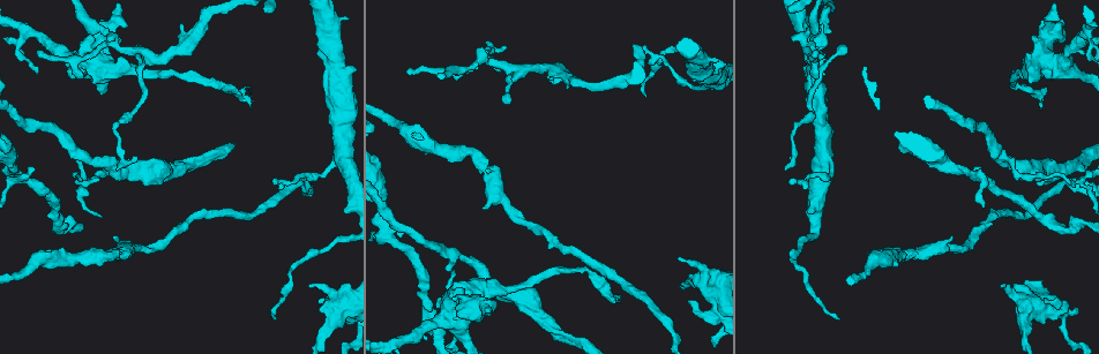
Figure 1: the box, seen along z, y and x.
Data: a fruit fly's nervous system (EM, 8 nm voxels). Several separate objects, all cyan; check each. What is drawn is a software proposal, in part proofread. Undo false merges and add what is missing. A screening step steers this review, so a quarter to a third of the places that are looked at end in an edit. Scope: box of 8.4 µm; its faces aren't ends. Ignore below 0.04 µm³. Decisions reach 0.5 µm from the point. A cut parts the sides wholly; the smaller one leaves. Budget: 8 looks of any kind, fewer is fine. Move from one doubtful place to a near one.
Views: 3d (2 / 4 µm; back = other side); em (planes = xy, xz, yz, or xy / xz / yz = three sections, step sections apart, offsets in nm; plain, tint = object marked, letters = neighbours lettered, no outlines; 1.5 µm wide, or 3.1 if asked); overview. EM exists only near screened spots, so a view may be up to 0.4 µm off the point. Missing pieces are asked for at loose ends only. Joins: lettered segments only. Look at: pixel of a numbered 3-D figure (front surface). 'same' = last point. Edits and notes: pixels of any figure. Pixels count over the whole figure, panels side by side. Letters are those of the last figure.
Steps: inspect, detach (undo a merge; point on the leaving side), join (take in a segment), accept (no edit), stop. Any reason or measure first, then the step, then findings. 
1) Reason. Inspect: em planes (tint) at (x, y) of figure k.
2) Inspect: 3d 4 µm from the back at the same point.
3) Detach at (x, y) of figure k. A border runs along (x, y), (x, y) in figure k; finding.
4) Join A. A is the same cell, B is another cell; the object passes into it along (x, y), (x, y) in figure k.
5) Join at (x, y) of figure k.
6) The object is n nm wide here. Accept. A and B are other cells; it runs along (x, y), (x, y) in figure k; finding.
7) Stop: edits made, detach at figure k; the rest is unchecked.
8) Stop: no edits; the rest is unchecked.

Branch point. Inspect: 3d 4 µm at (152, 57) of figure 1.

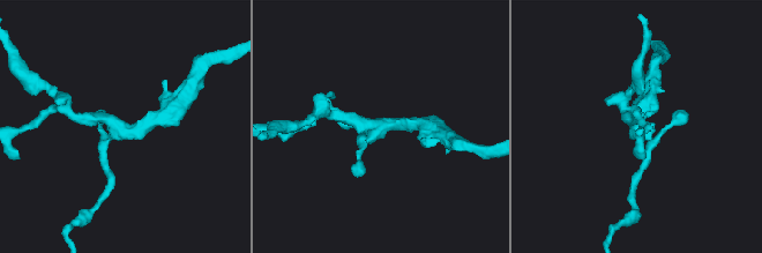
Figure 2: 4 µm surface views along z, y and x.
Inspect: em xz step 4 (tint) at (119, 133) of figure 2.

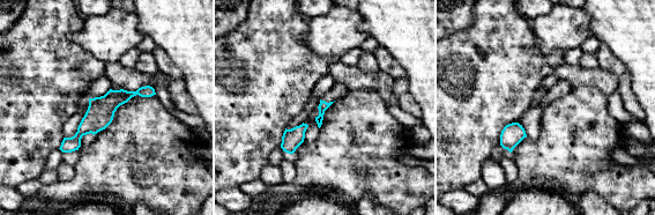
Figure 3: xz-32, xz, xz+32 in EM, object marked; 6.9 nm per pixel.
Inspect: em yz step 8 (letters) at the same point.

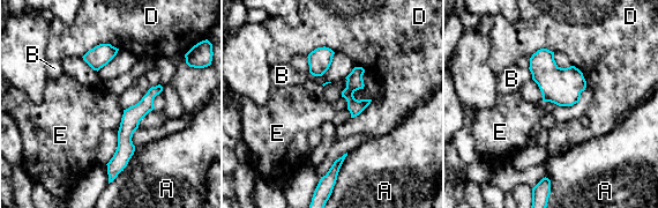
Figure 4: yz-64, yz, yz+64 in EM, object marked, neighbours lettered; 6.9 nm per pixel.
Accept. A, B, D and E are other cells; a border runs along (119, 49), (97, 44), (81, 57) in figure 4; continuous, no second neuron.

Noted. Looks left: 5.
Long arm stops here. Inspect: 3d 4 µm at (137, 157) of figure 1.

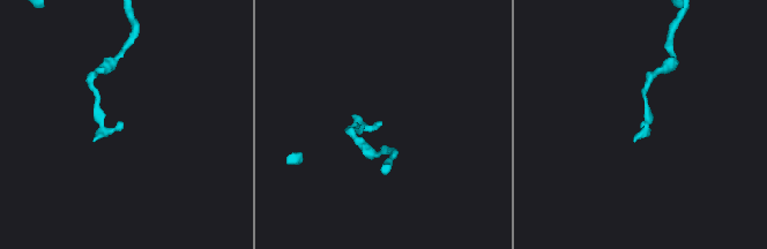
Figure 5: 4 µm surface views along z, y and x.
Inspect: em planes (letters) at (643, 121) of figure 5.

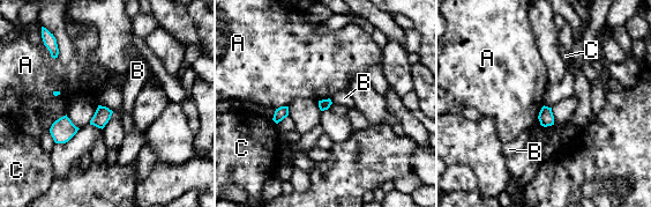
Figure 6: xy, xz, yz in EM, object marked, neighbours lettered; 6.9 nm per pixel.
Accept. A, B and C are other cells; a border runs along (47, 49), (50, 54), (57, 58) in figure 6; none of them fits.

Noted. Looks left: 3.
Three-way junction. Inspect: 3d 4 µm at (458, 256) of figure 1.

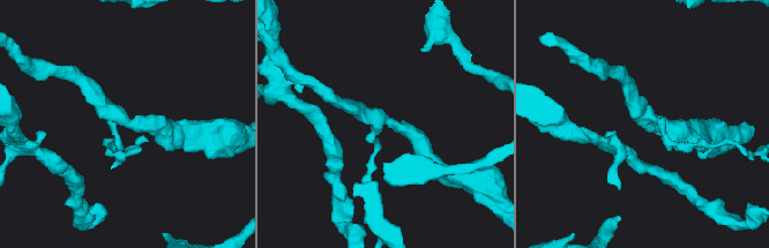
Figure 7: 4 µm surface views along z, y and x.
3 arms meet here. Inspect: em planes (letters) at (384, 120) of figure 7.

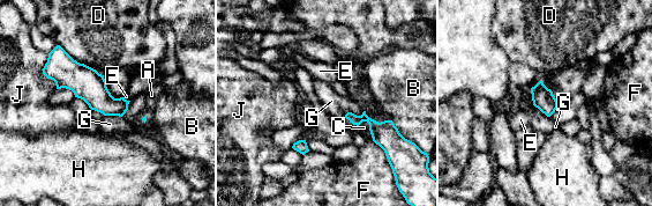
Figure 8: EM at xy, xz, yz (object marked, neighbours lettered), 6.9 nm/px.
Accept. A, B, C, D, E, F, G, H and J are other cells; one neuron here.

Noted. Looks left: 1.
Stop: no edits; the rest is unchecked.

